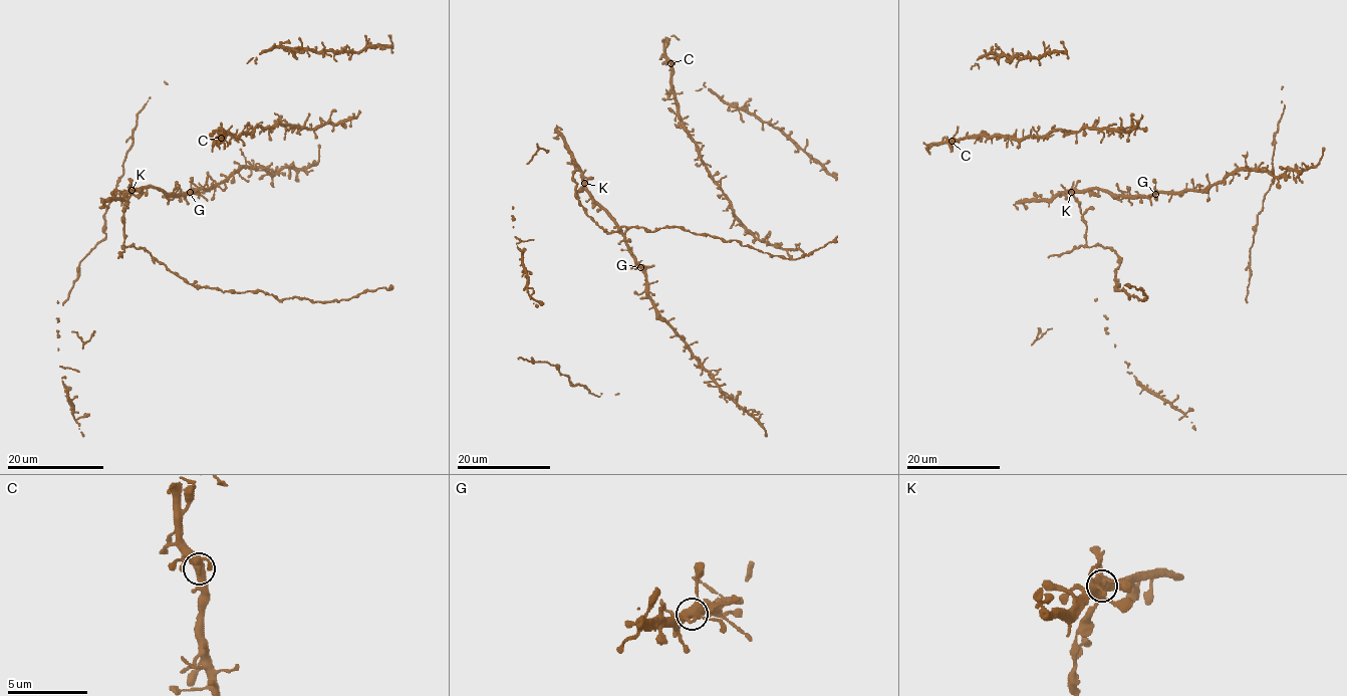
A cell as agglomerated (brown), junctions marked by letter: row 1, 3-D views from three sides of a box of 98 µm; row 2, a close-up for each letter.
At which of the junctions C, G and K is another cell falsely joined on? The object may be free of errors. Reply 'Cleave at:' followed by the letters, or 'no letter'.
Cleave at: K

